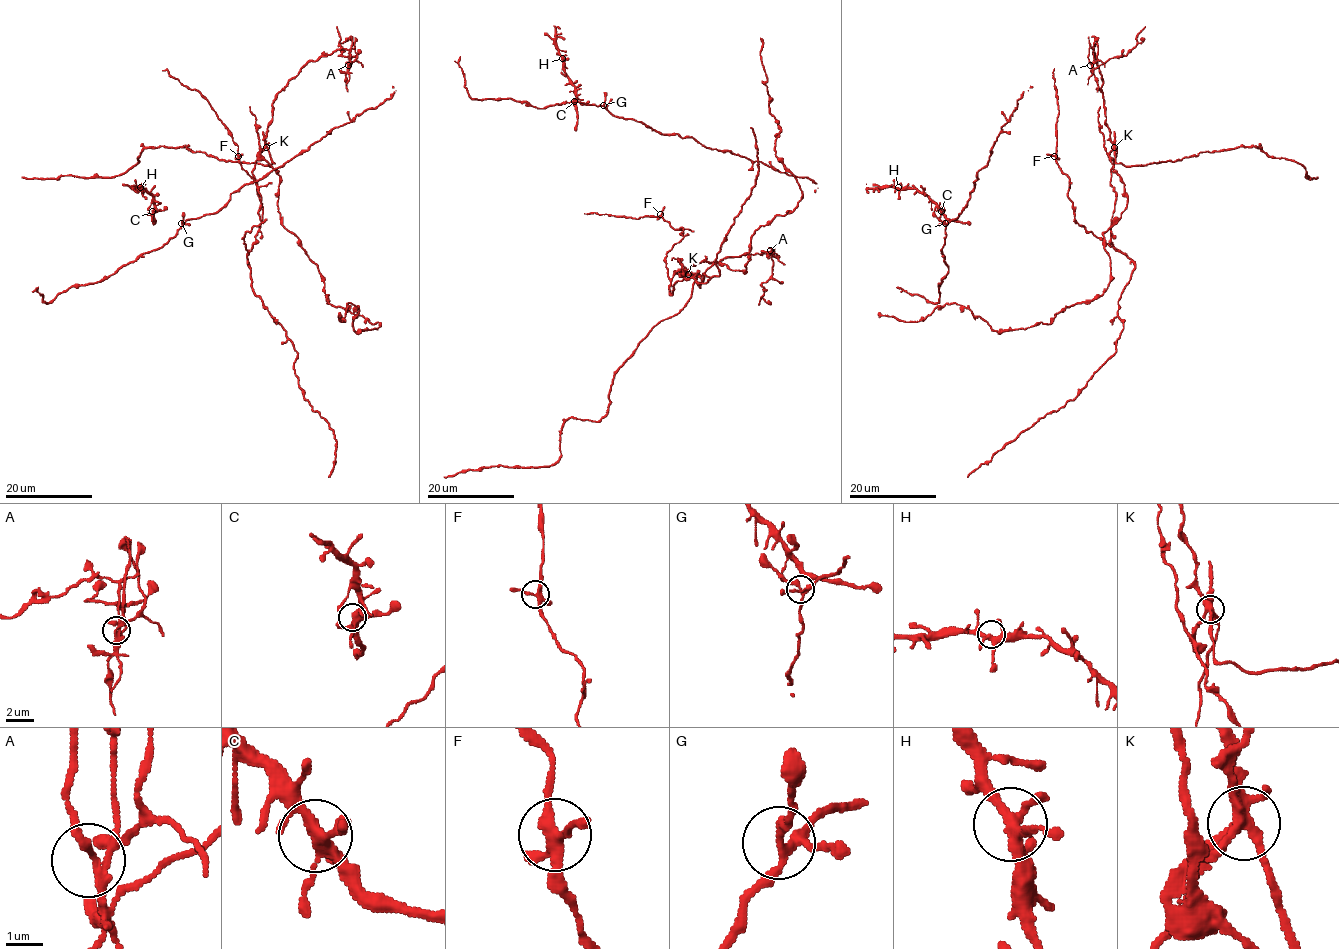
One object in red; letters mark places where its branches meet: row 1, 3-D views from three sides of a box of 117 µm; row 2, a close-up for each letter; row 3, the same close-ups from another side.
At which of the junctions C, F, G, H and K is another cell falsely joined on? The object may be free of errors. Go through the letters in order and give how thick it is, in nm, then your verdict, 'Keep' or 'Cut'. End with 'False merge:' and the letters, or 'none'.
C: Thickness 360 nm. Keep
F: Thickness 260 nm. Keep
G: Thickness 240 nm. Keep
H: Thickness 320 nm. Keep
K: Thickness 320 nm. Cut
False merge: K

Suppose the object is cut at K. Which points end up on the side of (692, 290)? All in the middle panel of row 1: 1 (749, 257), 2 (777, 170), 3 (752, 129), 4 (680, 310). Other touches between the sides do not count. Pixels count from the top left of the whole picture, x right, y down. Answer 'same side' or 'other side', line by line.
1: same side
2: other side
3: other side
4: same side

